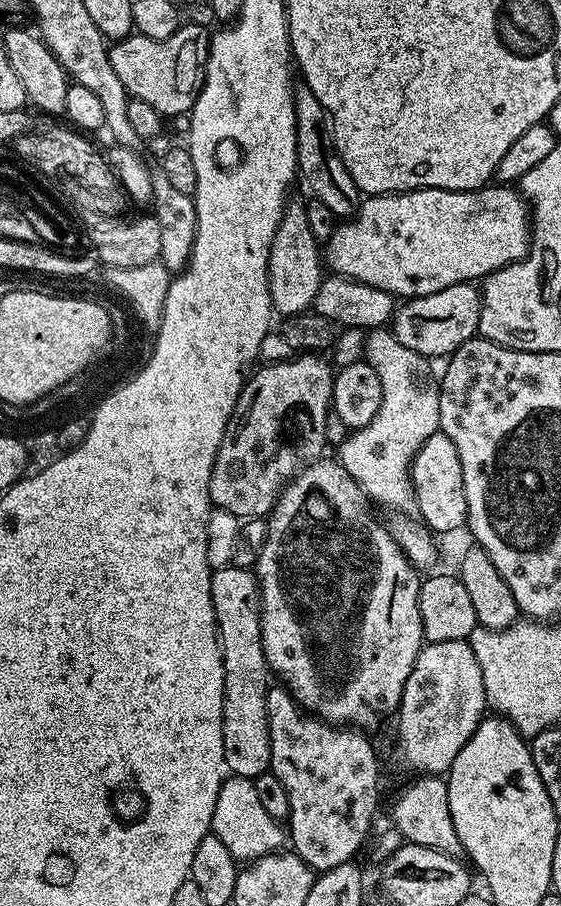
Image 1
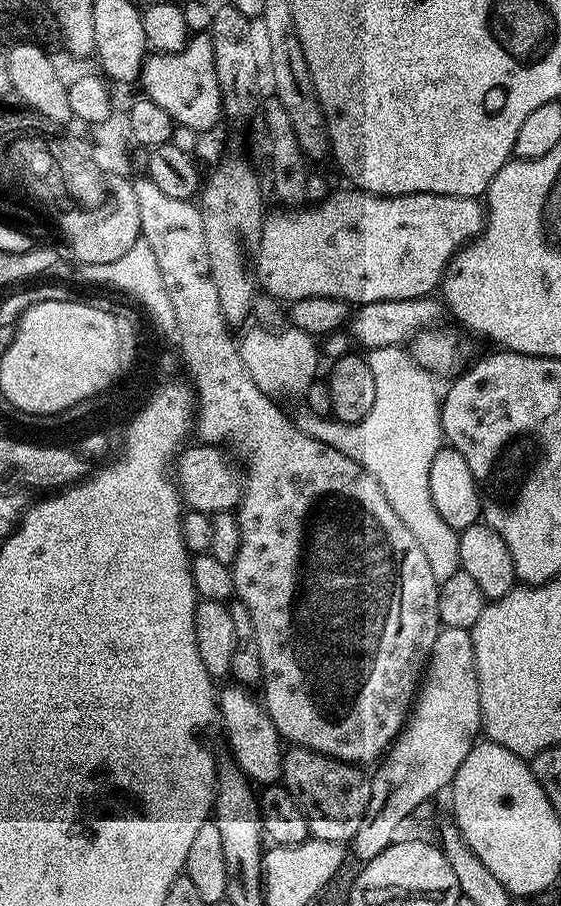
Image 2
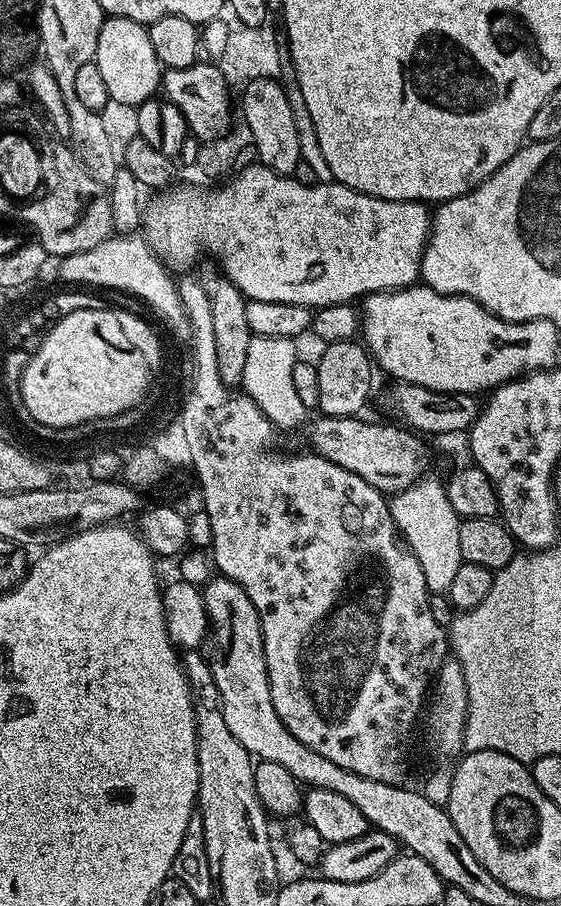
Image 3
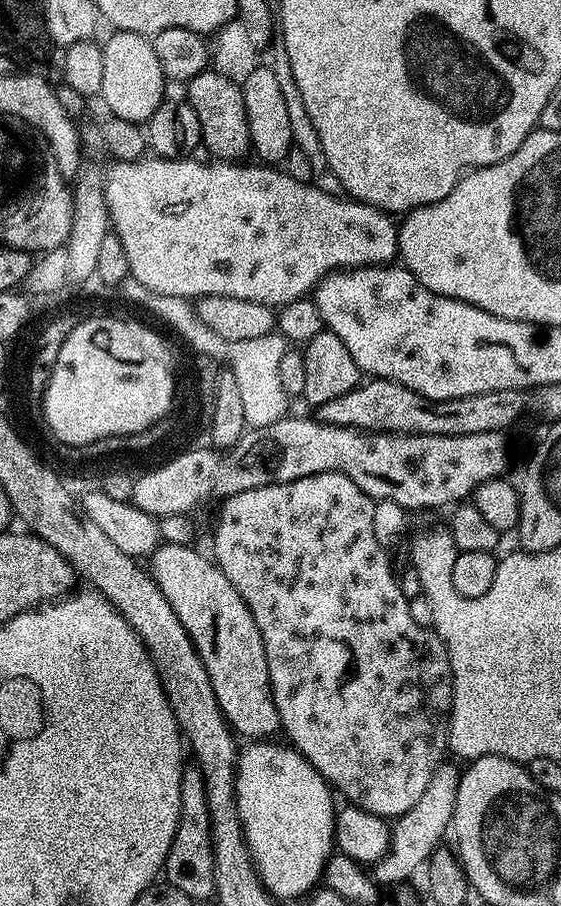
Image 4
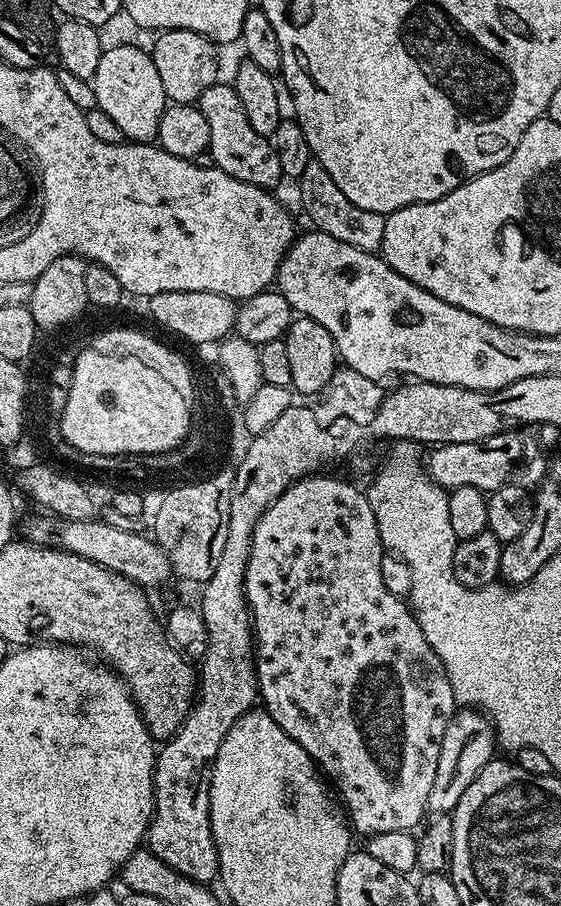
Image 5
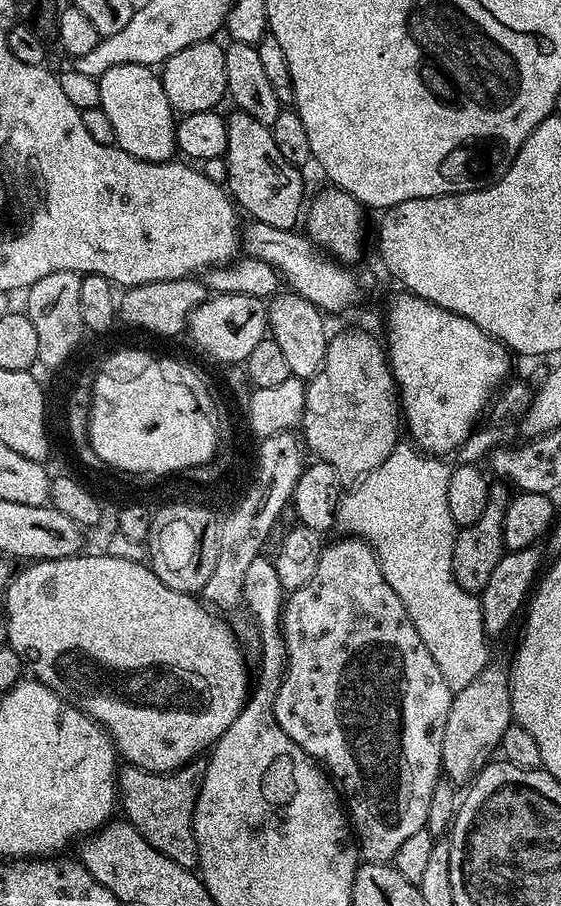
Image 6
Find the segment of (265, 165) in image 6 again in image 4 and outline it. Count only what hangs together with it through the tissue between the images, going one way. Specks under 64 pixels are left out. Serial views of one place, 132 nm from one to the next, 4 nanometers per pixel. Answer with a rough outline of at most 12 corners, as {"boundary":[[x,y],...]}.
{"boundary":[[205,70],[187,81],[200,138],[220,162],[250,148],[239,83]]}

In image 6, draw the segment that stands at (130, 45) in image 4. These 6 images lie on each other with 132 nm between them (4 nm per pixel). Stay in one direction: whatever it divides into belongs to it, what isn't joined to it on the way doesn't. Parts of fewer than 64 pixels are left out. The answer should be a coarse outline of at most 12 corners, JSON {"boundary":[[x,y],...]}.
{"boundary":[[123,64],[98,79],[116,147],[173,159],[178,120],[159,75]]}

